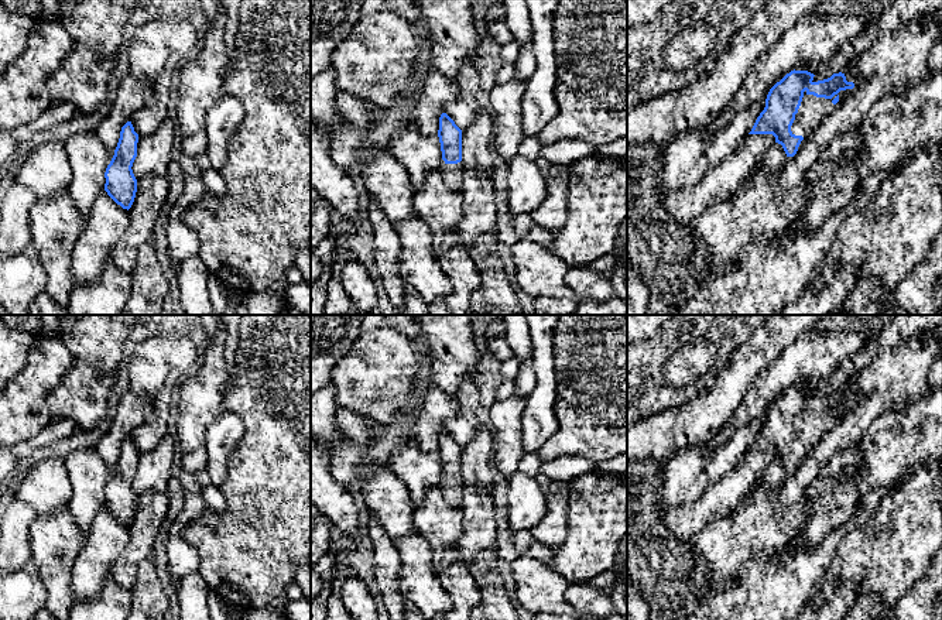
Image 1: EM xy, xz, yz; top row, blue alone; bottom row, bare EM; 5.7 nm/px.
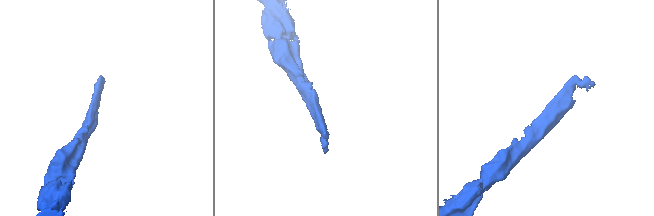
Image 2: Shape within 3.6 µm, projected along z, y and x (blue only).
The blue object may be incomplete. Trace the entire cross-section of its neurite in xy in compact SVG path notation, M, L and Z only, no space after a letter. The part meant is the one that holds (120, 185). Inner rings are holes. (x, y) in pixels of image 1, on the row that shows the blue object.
M127 121L121 127L114 155L105 172L105 191L127 210L131 208L137 192L137 179L131 169L137 157L137 143L138 134L134 131L131 121Z

